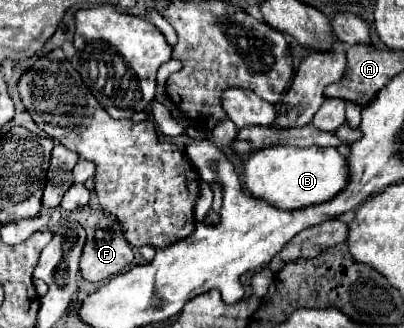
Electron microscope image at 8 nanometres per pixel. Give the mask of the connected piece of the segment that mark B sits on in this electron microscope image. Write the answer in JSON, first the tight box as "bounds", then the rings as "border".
{"bounds":[244,145,348,209],"border":[[[270,145],[252,153],[244,163],[244,181],[248,191],[278,209],[304,209],[308,205],[326,203],[344,191],[348,179],[348,159],[334,147]]]}

